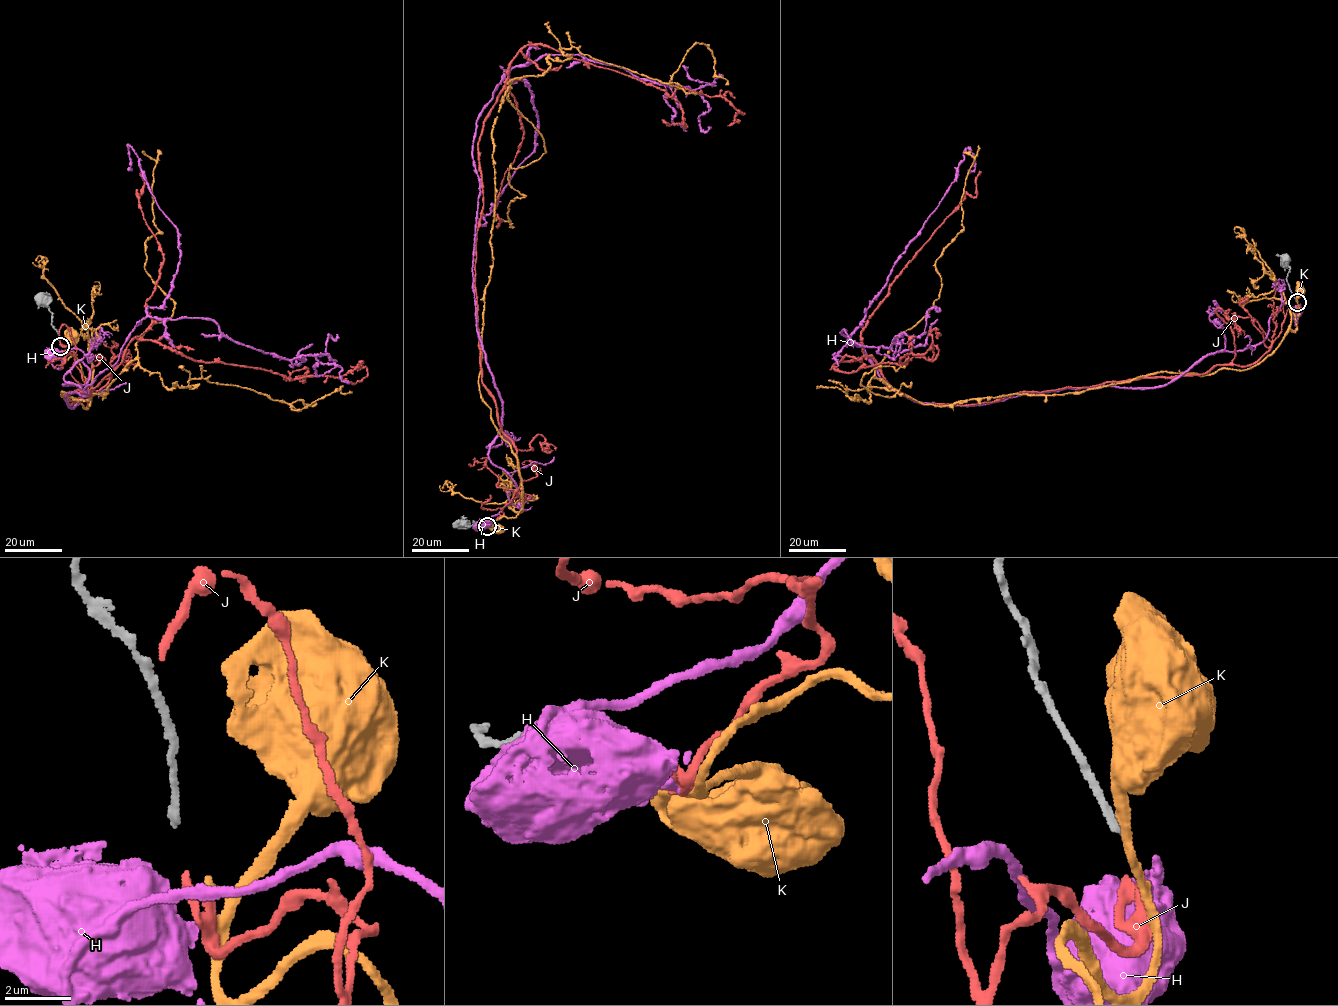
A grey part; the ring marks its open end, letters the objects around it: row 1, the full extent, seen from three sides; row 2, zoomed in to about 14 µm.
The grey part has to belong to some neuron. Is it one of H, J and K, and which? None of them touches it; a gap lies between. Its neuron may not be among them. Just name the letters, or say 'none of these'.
none of these

